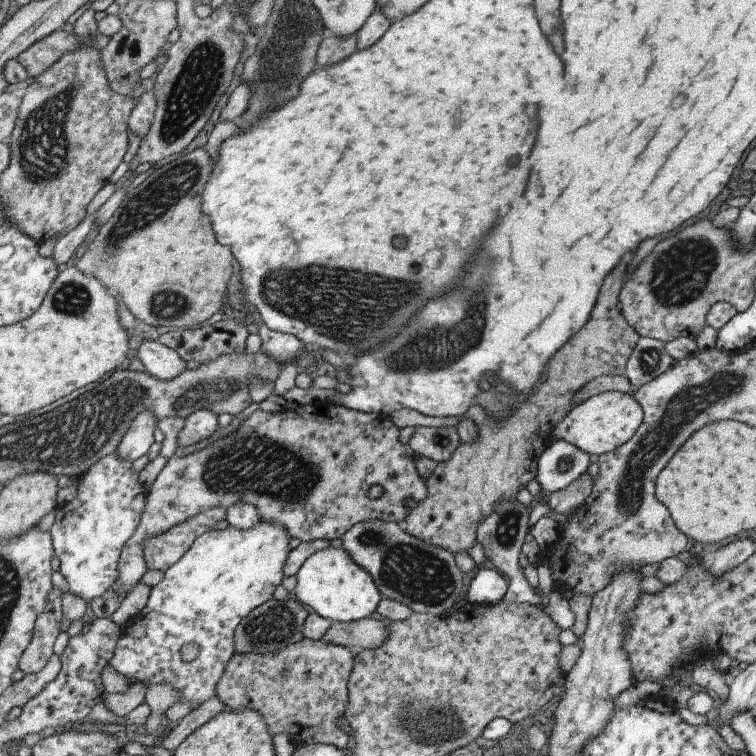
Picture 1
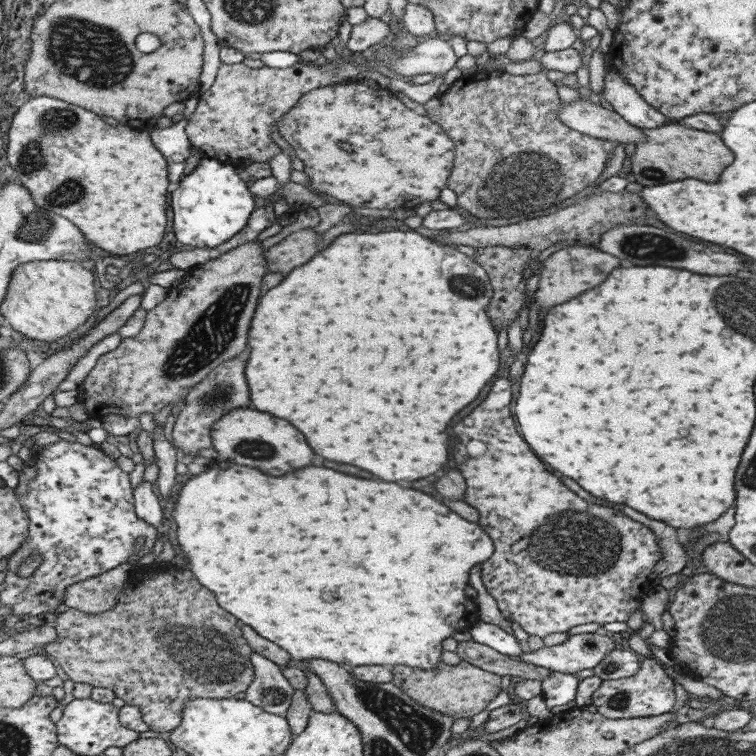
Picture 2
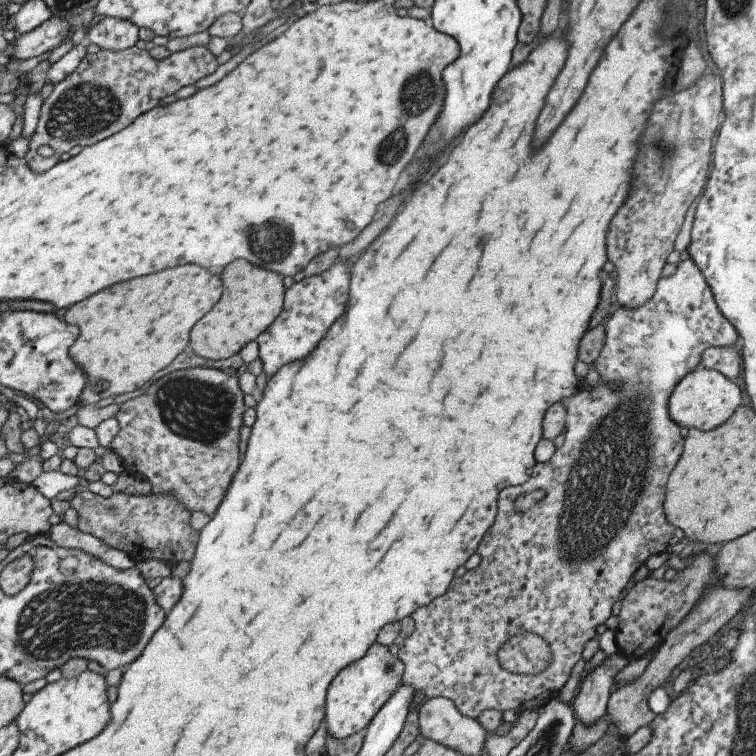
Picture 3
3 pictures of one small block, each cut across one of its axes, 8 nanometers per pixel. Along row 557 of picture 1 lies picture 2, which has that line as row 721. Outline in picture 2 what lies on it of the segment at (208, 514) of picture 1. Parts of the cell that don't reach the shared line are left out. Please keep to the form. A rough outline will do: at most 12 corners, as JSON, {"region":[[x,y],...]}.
{"region":[[136,566],[43,650],[157,733],[254,681],[188,568]]}

